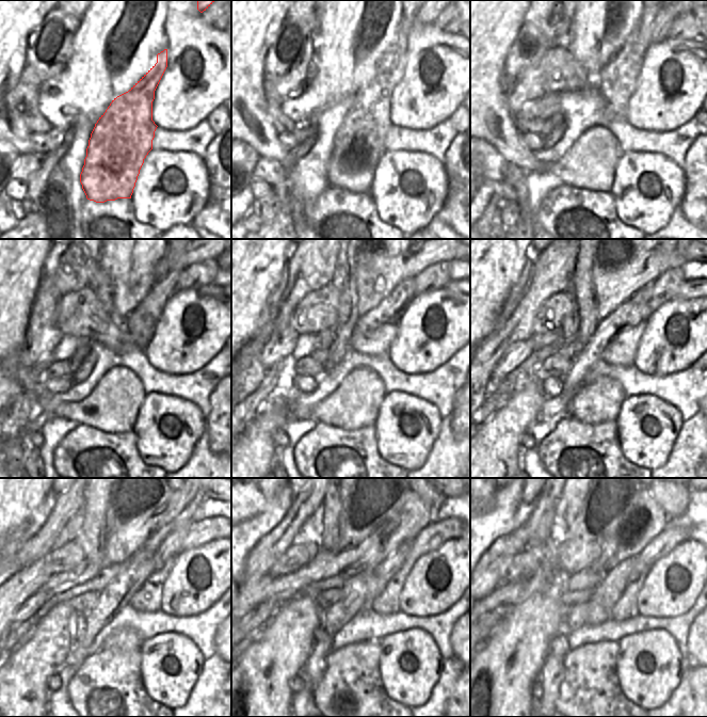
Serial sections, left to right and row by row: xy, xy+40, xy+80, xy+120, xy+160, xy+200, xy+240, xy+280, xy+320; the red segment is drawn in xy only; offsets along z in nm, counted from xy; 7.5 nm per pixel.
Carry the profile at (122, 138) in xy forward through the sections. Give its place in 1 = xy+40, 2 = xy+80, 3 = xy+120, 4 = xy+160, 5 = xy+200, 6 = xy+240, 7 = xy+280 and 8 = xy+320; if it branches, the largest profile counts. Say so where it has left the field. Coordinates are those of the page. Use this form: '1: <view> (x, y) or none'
1: xy+40 (368, 118)
2: xy+80 (616, 82)
3: xy+120 (141, 323)
4: xy+160 (388, 312)
5: xy+200 (628, 314)
6: xy+240 (117, 593)
7: xy+280 (356, 589)
8: xy+320 (576, 616)

